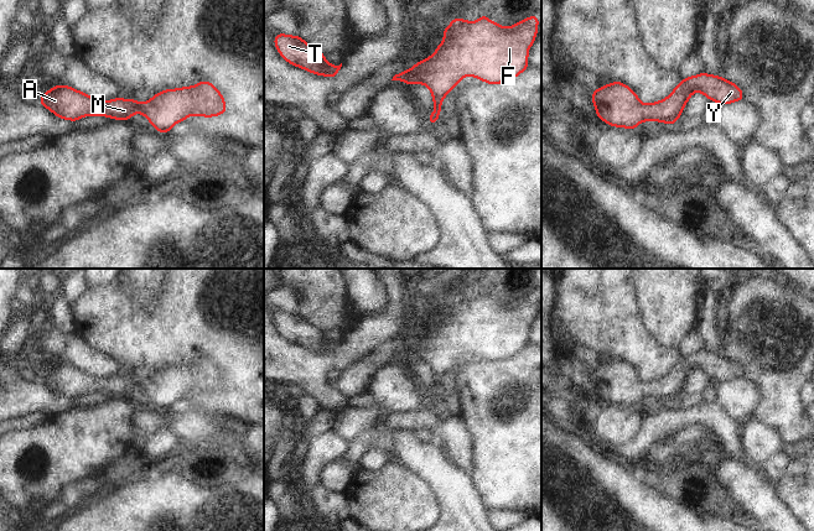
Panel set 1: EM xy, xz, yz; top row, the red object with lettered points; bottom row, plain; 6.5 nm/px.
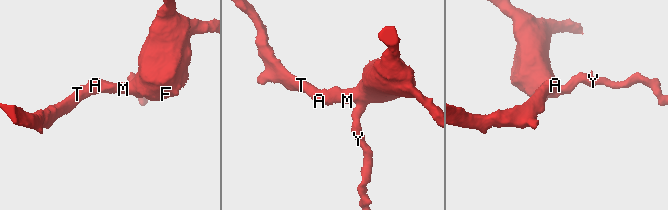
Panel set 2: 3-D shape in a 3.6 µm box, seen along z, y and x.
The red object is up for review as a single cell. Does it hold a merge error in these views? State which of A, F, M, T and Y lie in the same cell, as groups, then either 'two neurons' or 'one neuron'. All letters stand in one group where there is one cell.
A F M T Y | one neuron

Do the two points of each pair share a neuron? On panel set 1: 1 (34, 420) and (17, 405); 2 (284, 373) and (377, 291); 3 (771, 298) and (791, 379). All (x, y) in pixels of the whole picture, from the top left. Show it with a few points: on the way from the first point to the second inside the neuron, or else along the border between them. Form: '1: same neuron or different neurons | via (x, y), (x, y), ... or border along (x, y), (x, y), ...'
1: different neurons | border along (50, 414), (30, 412), (13, 420)
2: different neurons | border along (388, 295), (385, 306), (367, 316)
3: same neuron | via (773, 318), (779, 359)

